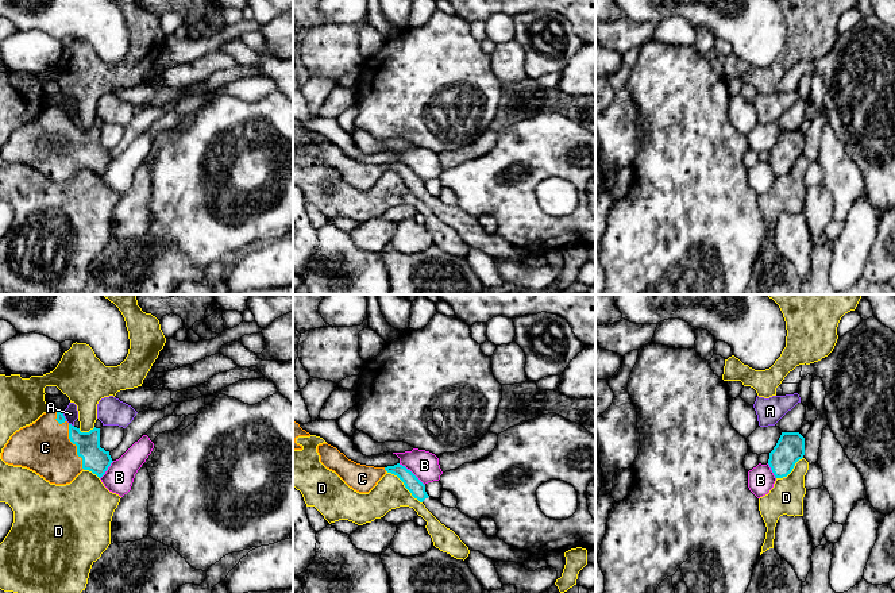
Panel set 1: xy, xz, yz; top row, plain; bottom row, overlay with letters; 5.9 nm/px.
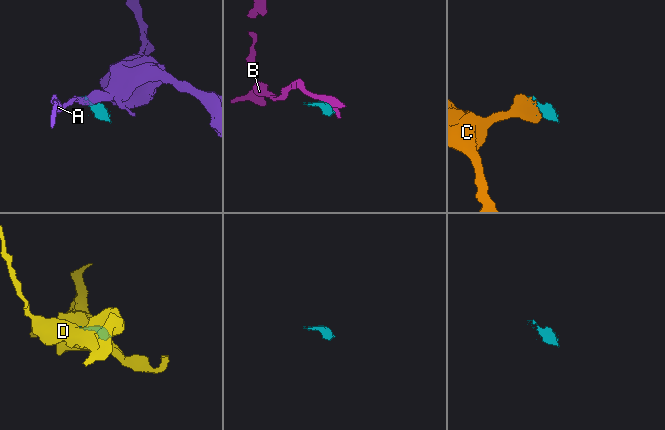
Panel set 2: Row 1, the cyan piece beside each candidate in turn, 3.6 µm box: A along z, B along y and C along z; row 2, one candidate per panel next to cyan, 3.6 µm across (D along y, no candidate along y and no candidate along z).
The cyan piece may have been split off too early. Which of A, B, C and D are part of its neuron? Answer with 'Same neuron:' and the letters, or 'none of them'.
Same neuron: C

